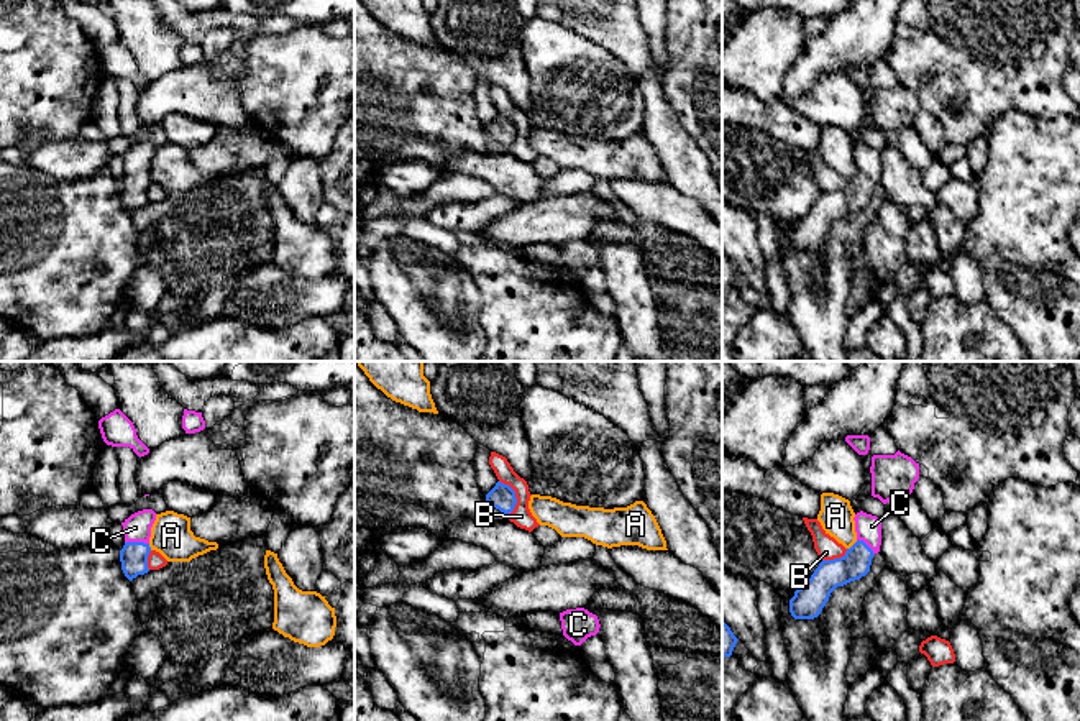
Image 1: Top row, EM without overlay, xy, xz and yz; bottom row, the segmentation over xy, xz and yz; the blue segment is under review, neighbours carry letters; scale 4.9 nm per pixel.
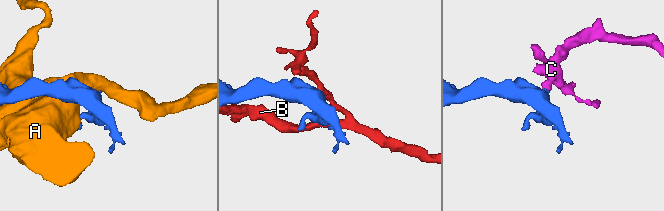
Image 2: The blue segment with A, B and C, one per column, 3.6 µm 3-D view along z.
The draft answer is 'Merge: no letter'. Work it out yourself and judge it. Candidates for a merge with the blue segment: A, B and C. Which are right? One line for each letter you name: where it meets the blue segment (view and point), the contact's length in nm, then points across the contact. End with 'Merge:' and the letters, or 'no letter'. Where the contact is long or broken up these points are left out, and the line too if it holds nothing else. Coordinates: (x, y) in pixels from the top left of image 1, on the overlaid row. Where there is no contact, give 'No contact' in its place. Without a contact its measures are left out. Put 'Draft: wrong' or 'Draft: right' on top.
Draft: wrong
C: Touches blue at xy (137, 542). Shared border 120 nm. Path across: xy (133, 555), (137, 542), (137, 528)
Merge: C

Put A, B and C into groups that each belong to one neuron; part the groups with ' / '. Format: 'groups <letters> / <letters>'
groups A / B / C

